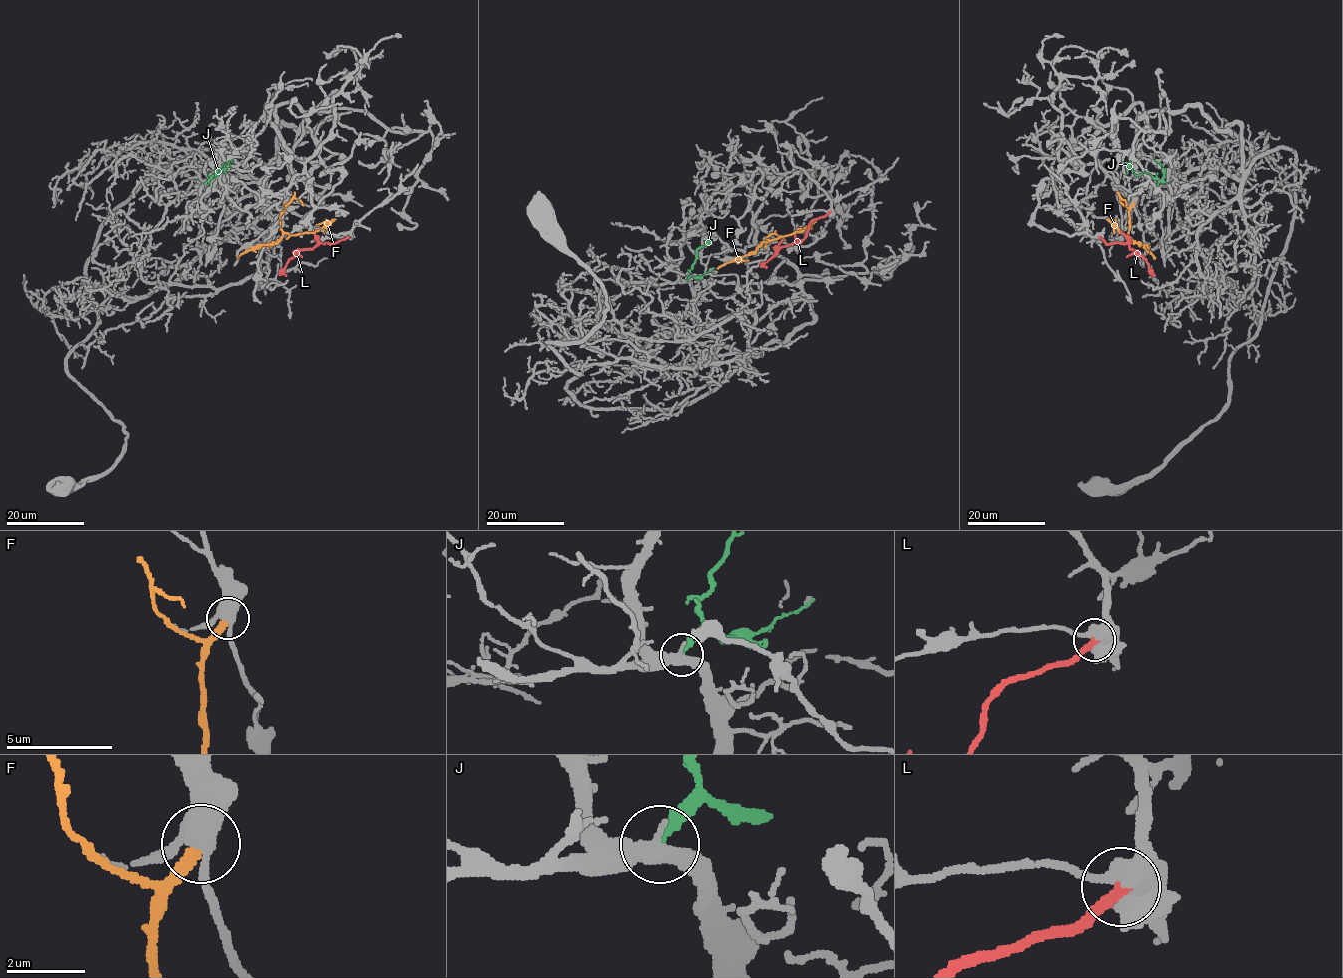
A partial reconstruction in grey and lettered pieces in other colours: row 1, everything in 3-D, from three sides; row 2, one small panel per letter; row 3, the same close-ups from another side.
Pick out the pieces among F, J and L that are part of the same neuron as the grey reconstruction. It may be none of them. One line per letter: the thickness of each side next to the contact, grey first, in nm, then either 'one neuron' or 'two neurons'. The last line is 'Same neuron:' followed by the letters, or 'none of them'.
F: calibres 400 and 300 nm; two neurons
J: calibres 480 and 280 nm; two neurons
L: calibres 320 and 300 nm; one neuron
Same neuron: L

